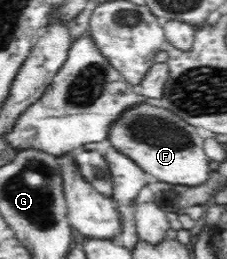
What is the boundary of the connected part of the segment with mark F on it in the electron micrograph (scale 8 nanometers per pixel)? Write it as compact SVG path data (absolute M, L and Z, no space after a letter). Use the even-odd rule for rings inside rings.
M155 101L144 102L138 108L123 113L122 117L114 122L109 139L113 147L125 153L141 170L152 174L159 182L183 184L188 187L196 187L209 182L209 172L211 172L209 157L204 151L204 140L197 134L196 126L189 126L188 122L181 120L177 114L171 114L169 110L161 108Z

